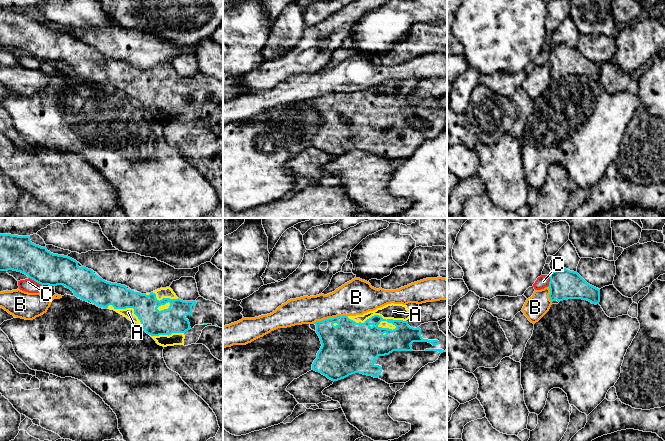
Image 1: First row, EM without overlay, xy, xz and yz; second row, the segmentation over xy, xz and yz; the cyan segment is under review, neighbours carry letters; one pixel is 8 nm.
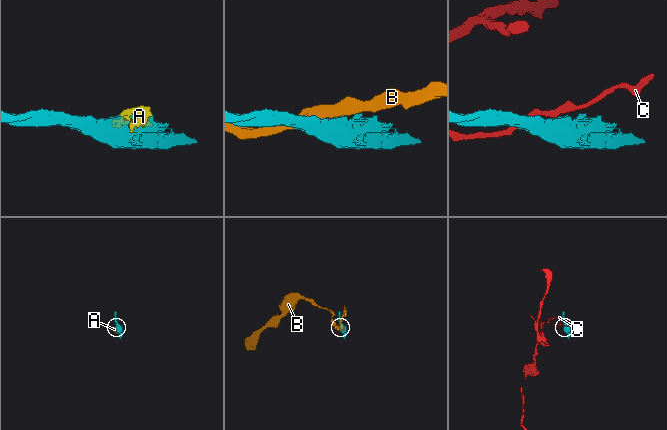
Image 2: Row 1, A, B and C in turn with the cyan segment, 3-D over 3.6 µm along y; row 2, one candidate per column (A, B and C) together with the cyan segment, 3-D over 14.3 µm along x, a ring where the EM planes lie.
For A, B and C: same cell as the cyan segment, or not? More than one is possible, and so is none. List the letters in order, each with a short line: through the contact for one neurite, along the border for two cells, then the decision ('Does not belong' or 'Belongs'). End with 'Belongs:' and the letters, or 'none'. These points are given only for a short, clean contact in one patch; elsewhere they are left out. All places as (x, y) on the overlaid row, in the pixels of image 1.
A: Belongs
B: Does not belong
C: Does not belong
Belongs: A

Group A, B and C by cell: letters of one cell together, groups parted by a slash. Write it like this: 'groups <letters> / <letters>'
groups A / B / C

